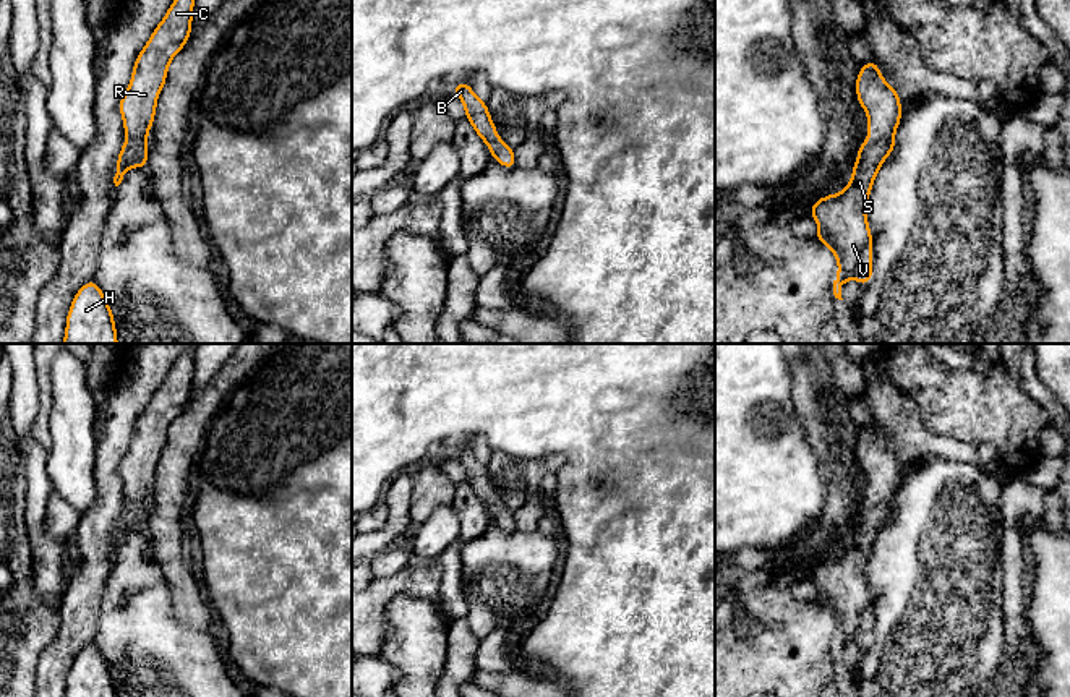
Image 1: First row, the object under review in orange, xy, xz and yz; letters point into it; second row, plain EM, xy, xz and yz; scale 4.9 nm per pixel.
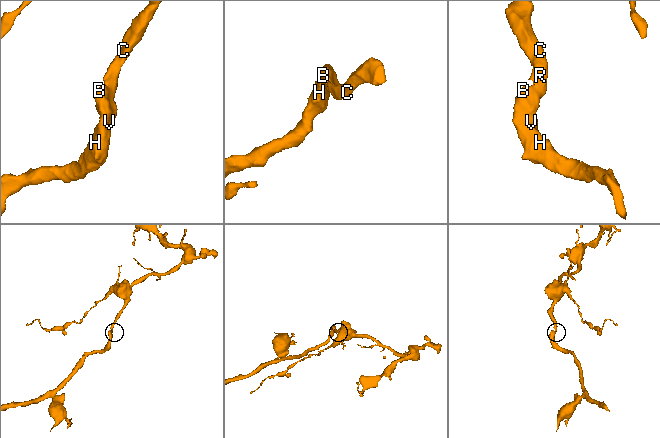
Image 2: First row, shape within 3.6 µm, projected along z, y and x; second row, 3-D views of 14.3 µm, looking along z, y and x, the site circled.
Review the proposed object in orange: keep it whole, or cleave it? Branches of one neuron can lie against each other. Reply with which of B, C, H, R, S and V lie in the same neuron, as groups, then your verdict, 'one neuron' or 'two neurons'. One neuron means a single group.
groups B C H R S V; one neuron

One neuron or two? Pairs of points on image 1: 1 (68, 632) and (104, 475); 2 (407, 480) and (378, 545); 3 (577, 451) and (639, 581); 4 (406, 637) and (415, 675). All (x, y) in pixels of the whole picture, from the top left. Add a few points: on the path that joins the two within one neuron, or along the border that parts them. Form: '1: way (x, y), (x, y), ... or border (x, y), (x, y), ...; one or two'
1: way (83, 594), (96, 566), (96, 530), (102, 514); one
2: way (398, 496), (398, 525), (394, 529); one
3: way (610, 483), (639, 514), (639, 548); one
4: way (415, 647), (415, 665); one

